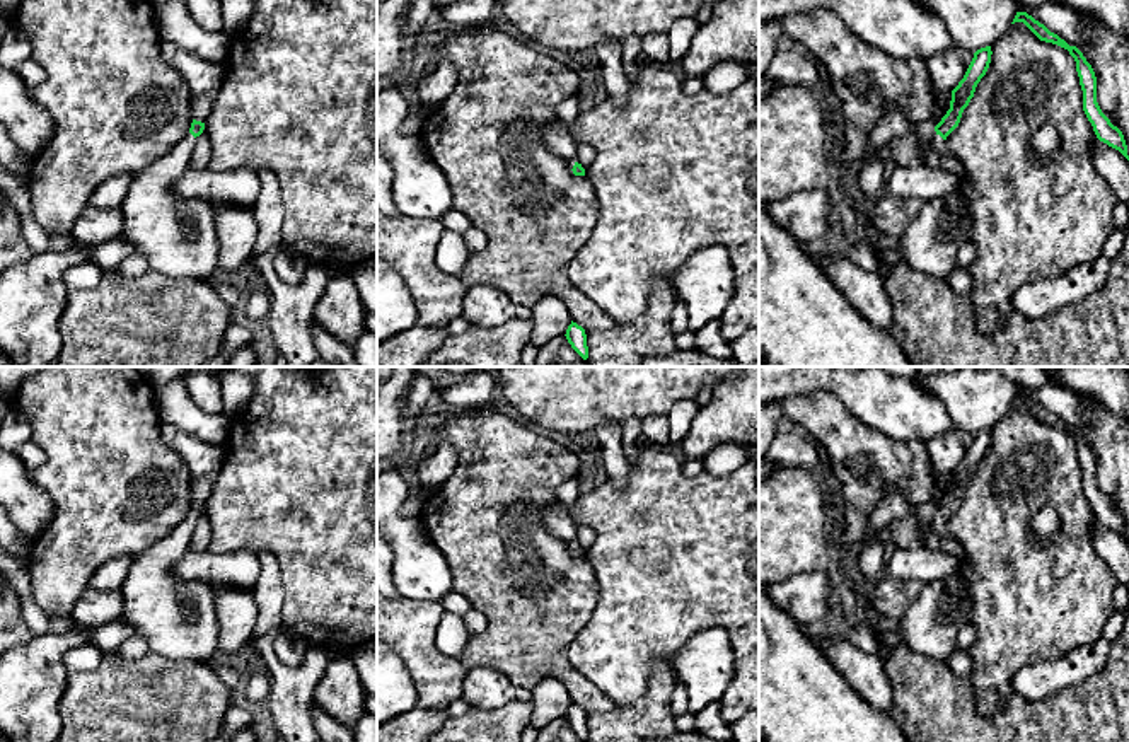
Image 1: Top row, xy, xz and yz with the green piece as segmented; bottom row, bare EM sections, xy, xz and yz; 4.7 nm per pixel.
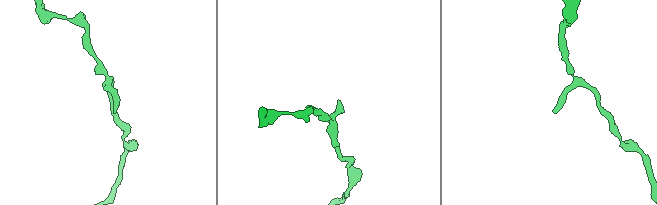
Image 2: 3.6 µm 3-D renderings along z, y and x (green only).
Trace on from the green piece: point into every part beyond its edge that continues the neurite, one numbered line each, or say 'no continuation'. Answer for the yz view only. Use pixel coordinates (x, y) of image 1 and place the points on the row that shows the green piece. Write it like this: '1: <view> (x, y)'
1: yz (938, 142)

